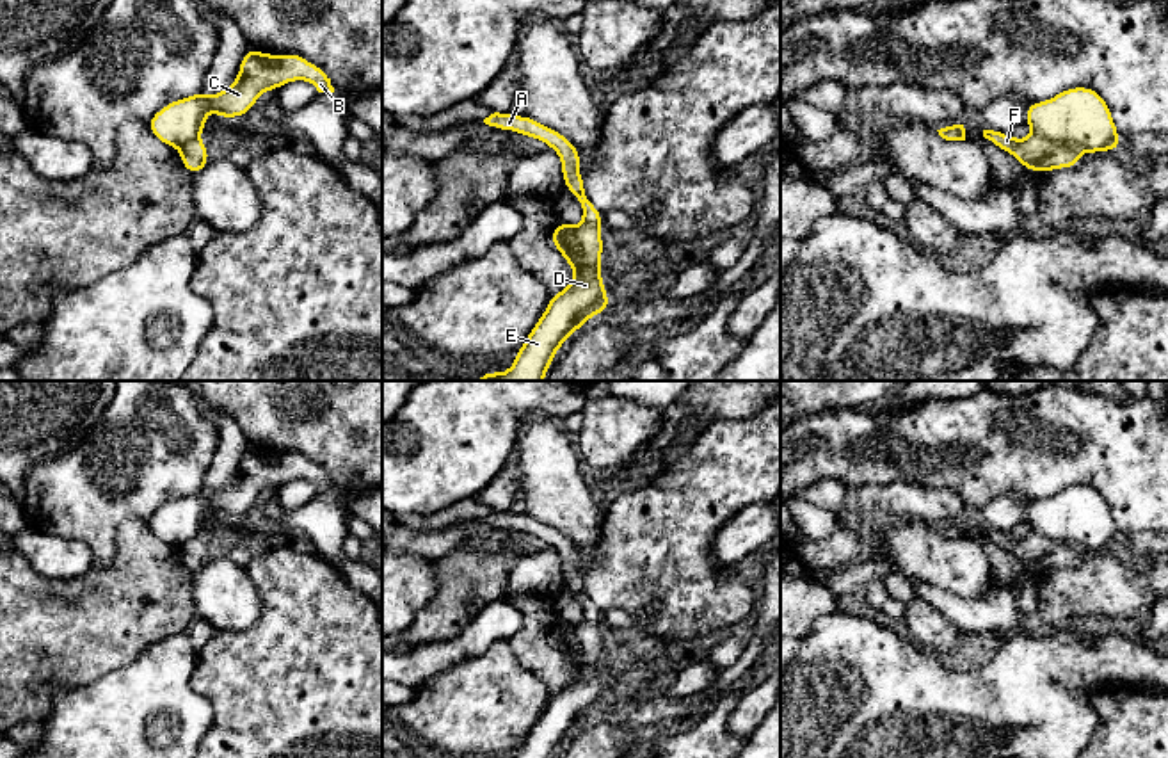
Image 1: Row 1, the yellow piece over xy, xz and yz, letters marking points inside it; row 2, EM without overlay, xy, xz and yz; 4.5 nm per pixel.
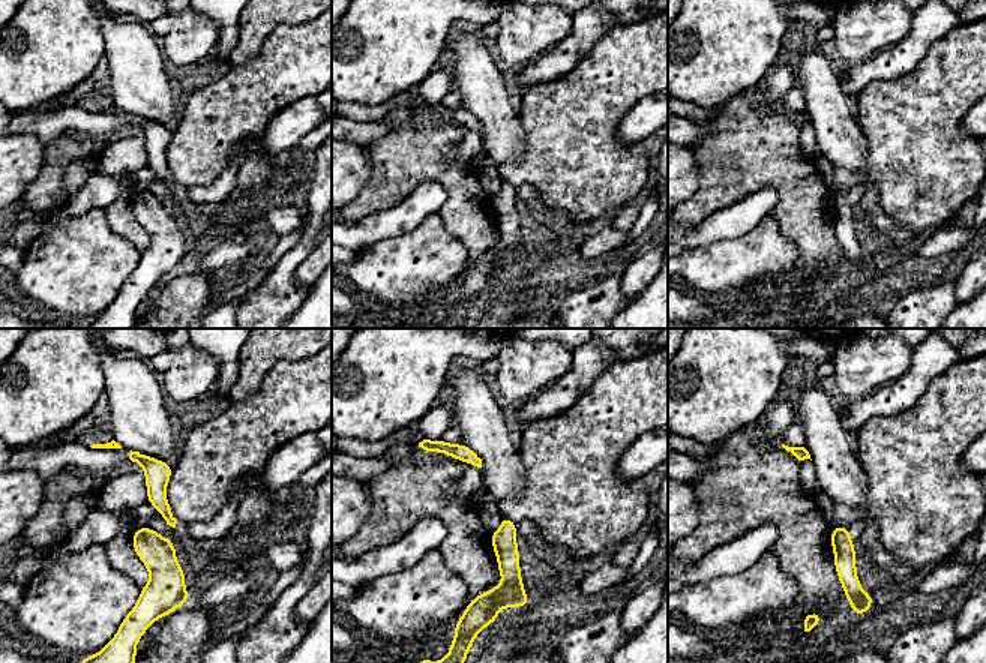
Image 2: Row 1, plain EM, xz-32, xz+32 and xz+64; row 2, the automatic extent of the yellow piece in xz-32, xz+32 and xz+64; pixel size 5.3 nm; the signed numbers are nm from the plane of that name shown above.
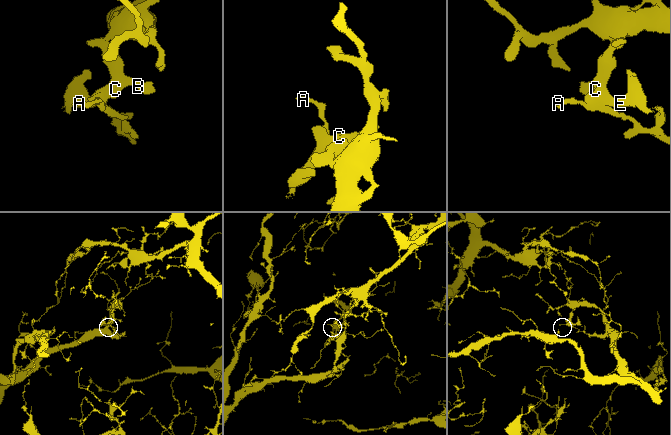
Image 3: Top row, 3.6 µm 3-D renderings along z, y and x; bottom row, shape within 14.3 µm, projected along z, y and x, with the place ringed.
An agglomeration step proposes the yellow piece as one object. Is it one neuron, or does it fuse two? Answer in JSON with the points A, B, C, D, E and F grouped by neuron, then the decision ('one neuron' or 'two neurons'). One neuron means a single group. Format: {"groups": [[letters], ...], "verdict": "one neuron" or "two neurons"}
{"groups": [["A", "F"], ["B", "C", "D", "E"]], "verdict": "two neurons"}

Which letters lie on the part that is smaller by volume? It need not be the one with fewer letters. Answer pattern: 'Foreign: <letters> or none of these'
Foreign: B, C, D, E

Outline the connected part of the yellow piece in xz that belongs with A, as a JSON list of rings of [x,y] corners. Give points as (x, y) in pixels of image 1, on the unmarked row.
[[[494,511],[485,516],[484,521],[498,528],[510,528],[532,537],[540,537],[558,552],[562,559],[564,582],[583,607],[583,619],[574,626],[576,639],[583,649],[587,665],[590,669],[601,669],[603,635],[599,623],[603,612],[590,601],[583,589],[585,578],[580,575],[578,546],[567,536],[537,521],[530,514],[517,516],[507,511]]]

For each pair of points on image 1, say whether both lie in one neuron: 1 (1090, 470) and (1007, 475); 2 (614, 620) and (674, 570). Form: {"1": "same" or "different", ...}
{"1": "same", "2": "different"}

